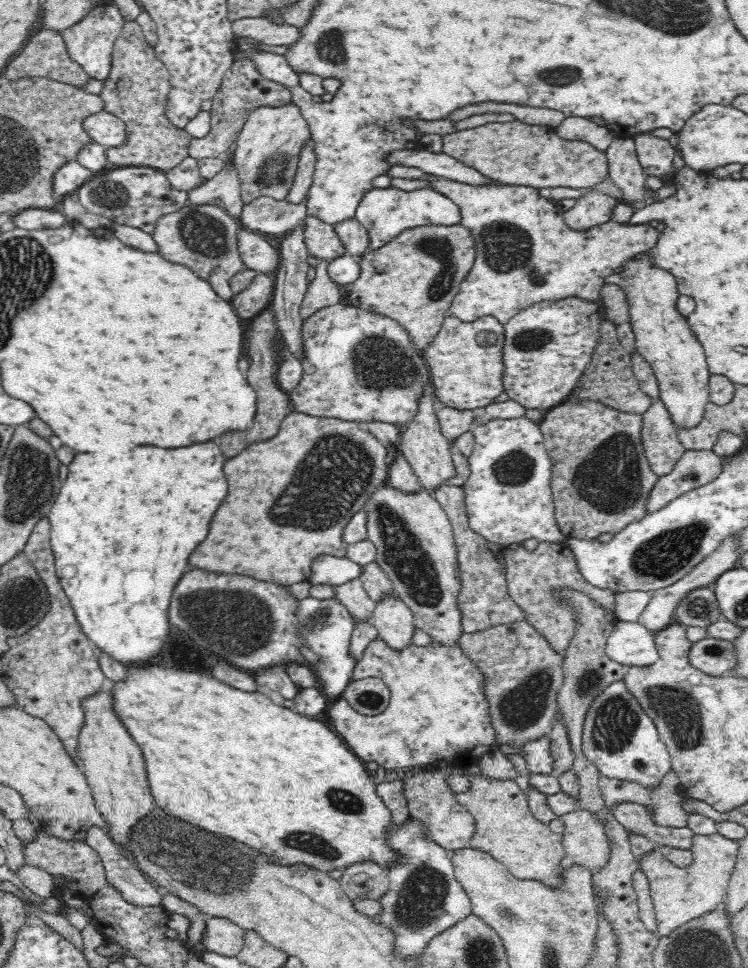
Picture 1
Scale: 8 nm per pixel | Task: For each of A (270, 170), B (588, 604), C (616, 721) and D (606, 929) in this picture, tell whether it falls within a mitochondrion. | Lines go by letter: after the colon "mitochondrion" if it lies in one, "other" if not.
A: mitochondrion
B: other
C: mitochondrion
D: other

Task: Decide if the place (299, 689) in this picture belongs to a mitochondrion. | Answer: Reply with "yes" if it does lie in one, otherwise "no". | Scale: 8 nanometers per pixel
no

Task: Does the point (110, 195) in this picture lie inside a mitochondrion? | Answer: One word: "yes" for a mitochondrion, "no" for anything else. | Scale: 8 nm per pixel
yes

